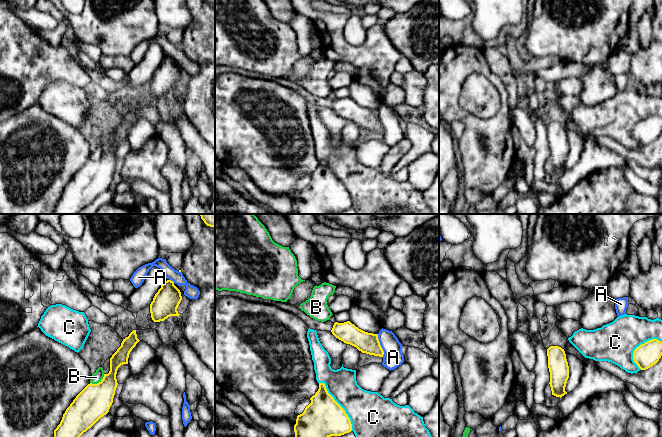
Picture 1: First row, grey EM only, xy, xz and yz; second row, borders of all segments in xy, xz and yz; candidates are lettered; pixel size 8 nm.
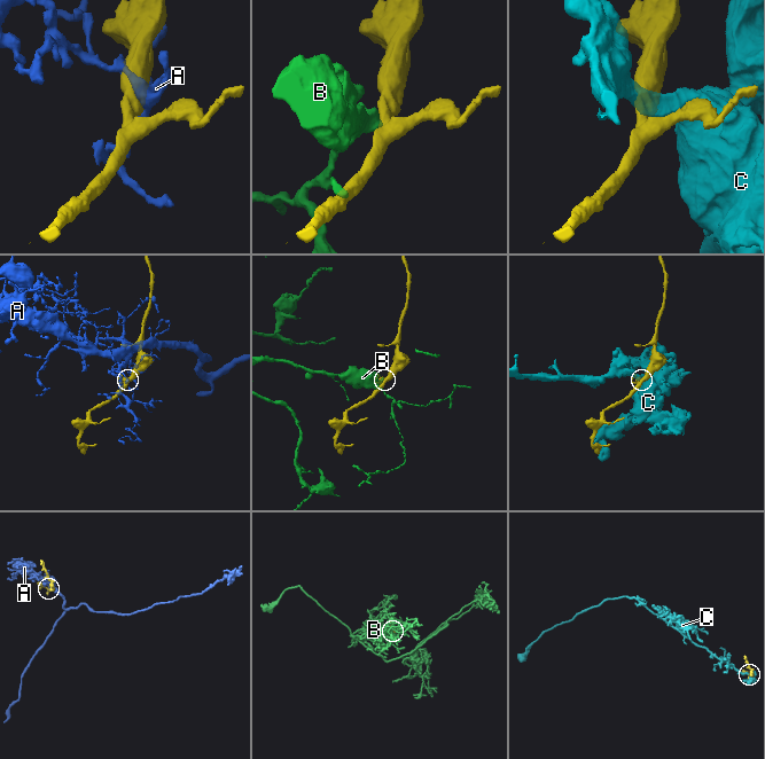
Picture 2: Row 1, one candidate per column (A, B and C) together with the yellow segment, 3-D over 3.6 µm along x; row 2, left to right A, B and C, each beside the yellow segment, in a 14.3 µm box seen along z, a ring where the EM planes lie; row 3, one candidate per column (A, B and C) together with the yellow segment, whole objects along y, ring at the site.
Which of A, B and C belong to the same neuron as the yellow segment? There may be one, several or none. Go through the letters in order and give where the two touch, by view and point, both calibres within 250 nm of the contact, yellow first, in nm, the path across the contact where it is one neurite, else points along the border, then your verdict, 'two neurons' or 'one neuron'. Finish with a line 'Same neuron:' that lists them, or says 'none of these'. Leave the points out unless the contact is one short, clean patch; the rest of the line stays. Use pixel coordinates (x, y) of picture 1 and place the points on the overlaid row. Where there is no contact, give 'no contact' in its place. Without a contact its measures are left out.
A: meets yellow in xz at (380, 345); 170 nm thick on the yellow side, 160 nm on the other; two neurons
B: meets yellow in xy at (99, 382); 280 nm thick on the yellow side, 80 nm on the other; border along xy (104, 374), (98, 382), (90, 383); two neurons
C: meets yellow in xz at (339, 405); 320 nm thick on the yellow side, 340 nm on the other; two neurons
Same neuron: none of these

